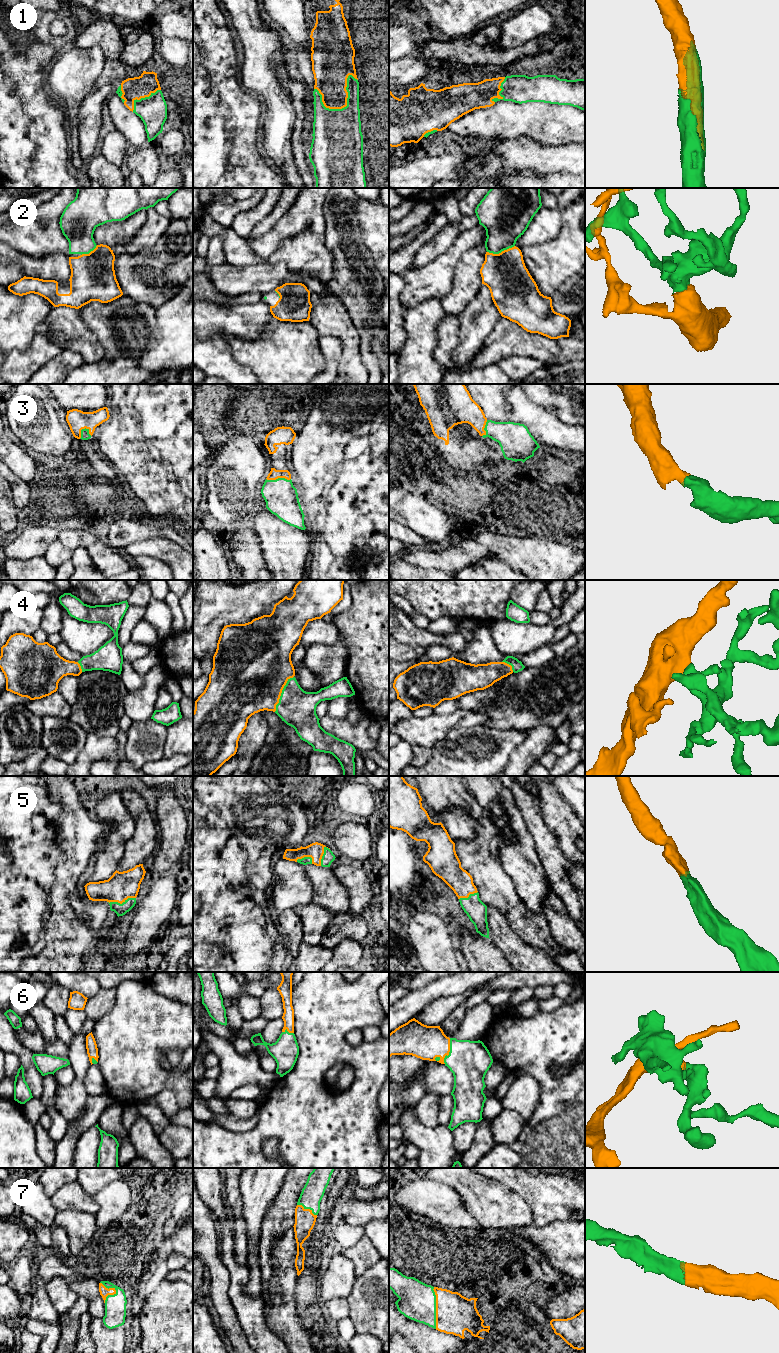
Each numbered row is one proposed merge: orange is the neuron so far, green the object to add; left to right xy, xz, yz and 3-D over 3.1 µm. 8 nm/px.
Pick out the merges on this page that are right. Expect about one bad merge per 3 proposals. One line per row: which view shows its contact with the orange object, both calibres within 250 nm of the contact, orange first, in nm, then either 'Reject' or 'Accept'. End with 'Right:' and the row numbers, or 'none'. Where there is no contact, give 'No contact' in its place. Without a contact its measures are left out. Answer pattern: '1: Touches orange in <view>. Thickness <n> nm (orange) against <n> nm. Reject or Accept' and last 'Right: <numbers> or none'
1: Touches orange in xz. Thickness 260 nm (orange) against 400 nm. Accept
2: Touches orange in yz. Thickness 360 nm (orange) against 340 nm. Accept
3: Touches orange in xz. Thickness 90 nm (orange) against 260 nm. Accept
4: Touches orange in xz. Thickness 500 nm (orange) against 300 nm. Accept
5: Touches orange in xy. Thickness 220 nm (orange) against 100 nm. Accept
6: Touches orange in yz. Thickness 280 nm (orange) against 320 nm. Accept
7: Touches orange in yz. Thickness 300 nm (orange) against 300 nm. Accept
Right: 1, 2, 3, 4, 5, 6, 7

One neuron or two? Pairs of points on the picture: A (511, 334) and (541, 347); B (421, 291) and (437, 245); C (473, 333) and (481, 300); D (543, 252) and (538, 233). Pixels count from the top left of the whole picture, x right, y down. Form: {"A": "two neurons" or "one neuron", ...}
{"A": "one neuron", "B": "two neurons", "C": "one neuron", "D": "two neurons"}

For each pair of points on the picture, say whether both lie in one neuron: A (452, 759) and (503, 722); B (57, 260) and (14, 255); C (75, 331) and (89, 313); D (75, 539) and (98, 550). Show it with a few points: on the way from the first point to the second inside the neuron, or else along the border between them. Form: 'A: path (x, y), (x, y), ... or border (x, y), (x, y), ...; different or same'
A: border (482, 725), (502, 730), (518, 730); different
B: path (46, 264), (28, 264), (25, 262); same
C: border (76, 309), (97, 339); different
D: border (98, 539), (86, 548); different

